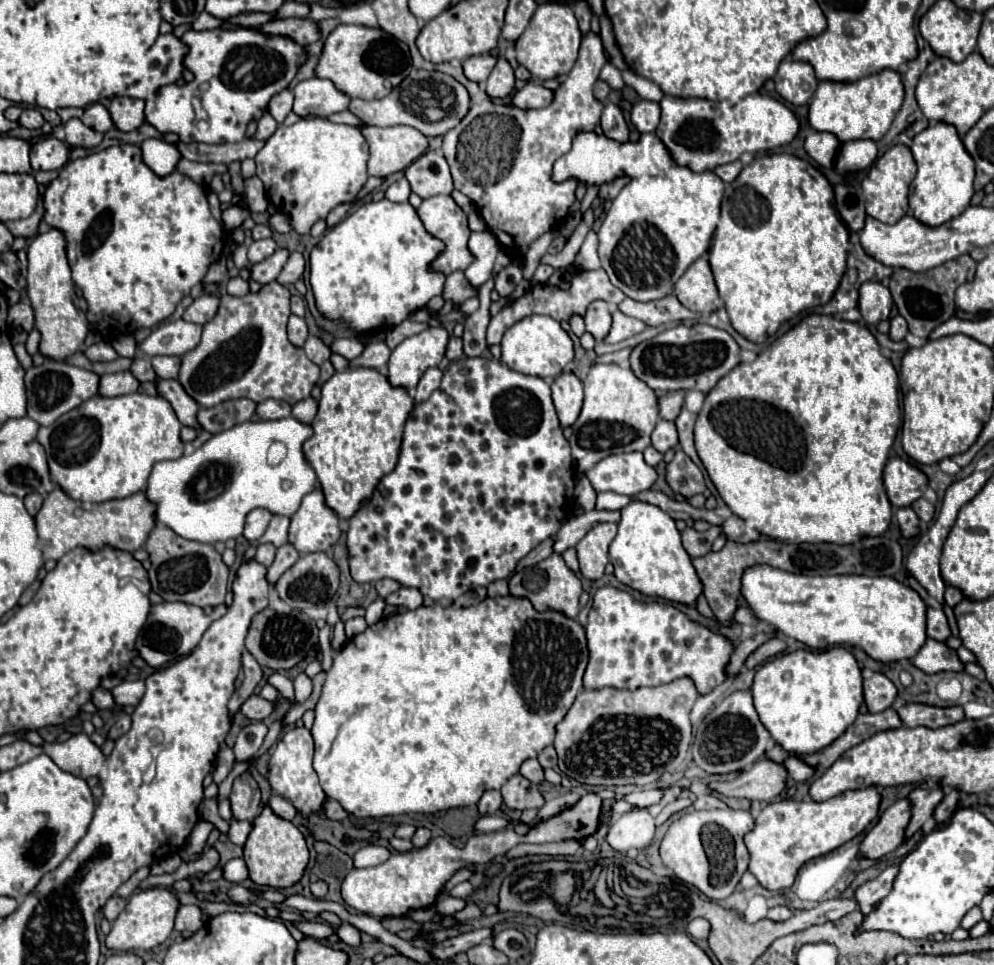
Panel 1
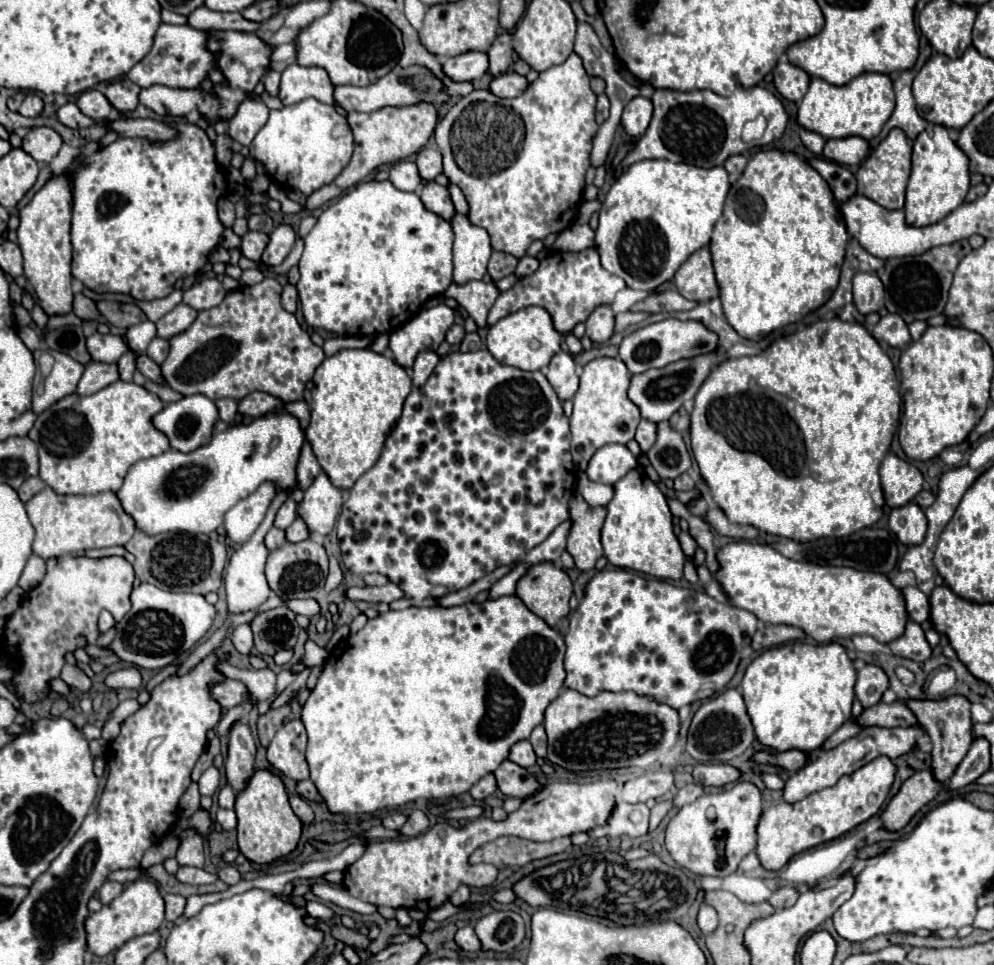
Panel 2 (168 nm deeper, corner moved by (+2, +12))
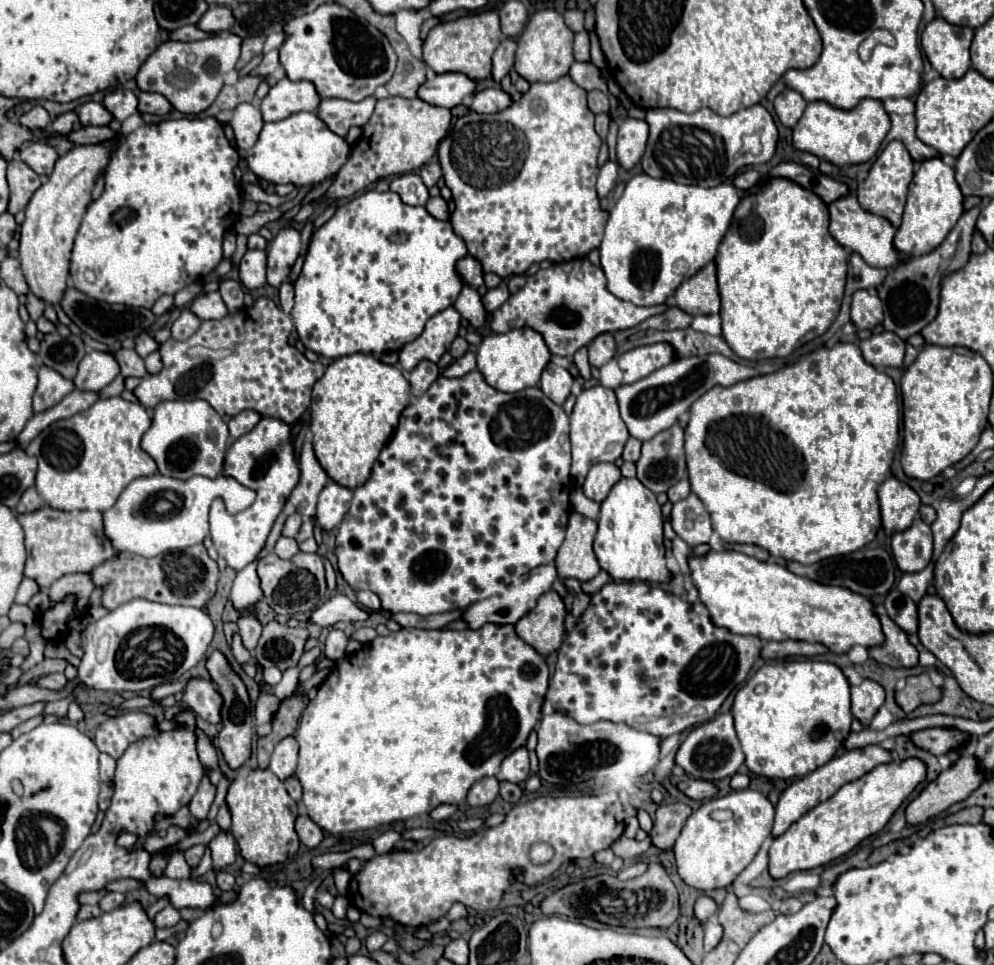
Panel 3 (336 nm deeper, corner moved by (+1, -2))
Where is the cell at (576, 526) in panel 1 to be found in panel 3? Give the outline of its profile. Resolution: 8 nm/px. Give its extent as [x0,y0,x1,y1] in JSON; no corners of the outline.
[461,566,557,630]

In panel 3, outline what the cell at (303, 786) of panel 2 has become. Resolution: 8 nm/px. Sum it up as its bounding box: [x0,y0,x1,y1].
[285,776,301,802]

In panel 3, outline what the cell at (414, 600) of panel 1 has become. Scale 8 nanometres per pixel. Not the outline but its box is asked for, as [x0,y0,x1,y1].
[307,594,367,626]

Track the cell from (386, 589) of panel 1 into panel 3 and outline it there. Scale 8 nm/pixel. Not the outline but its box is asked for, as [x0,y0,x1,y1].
[357,590,381,610]

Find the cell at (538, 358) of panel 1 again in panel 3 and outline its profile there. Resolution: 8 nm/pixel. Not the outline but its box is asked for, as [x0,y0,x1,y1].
[477,328,551,392]

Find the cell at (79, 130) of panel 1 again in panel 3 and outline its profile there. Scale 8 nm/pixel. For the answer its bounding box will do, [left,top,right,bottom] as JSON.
[51,112,81,134]

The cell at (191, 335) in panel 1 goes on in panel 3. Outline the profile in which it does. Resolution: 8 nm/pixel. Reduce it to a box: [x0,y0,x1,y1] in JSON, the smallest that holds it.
[171,310,201,340]

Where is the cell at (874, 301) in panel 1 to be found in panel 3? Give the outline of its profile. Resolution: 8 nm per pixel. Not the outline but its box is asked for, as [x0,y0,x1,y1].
[851,290,883,330]

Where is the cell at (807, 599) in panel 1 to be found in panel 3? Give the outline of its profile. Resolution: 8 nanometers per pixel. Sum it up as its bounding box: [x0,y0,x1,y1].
[687,550,881,654]

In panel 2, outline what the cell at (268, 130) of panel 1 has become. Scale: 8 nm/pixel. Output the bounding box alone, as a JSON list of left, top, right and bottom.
[228,98,268,146]

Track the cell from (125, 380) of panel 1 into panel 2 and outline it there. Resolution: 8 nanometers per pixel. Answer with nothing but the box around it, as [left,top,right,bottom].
[76,362,120,396]

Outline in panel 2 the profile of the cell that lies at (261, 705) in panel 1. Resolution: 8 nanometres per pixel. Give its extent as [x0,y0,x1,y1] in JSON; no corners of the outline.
[212,680,250,708]

